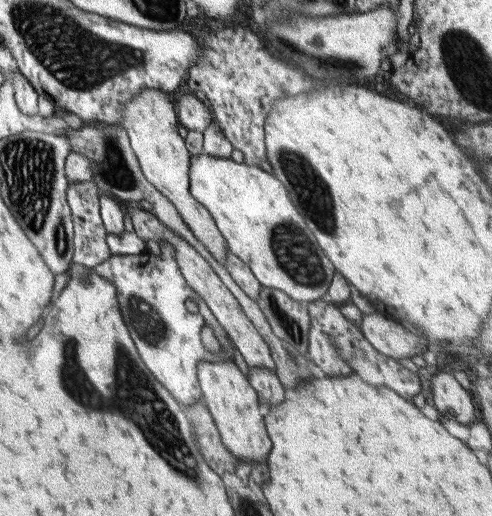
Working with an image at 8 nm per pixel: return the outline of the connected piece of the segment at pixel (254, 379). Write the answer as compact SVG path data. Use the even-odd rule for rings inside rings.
M263 366L249 367L248 382L256 390L261 406L266 409L280 404L285 399L285 387L279 382L276 372Z

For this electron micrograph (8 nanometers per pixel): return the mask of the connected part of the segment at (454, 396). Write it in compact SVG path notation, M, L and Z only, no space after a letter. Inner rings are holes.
M434 370L431 381L433 399L439 414L465 425L476 420L471 394L462 388L450 371Z

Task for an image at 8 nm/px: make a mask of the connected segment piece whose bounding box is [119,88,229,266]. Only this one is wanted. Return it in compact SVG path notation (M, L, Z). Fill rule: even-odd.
M140 88L139 94L135 94L128 103L122 102L120 114L122 119L119 125L128 134L130 146L137 156L143 176L168 198L193 236L224 266L229 253L226 240L222 238L222 233L208 209L192 196L190 190L191 152L187 150L185 140L178 132L180 124L175 105L161 90Z

